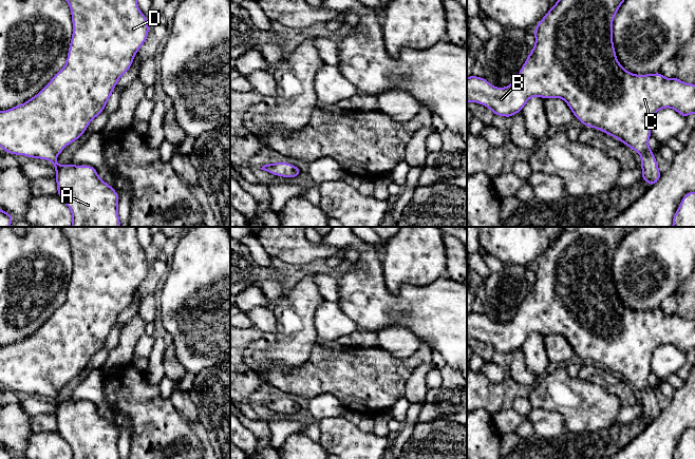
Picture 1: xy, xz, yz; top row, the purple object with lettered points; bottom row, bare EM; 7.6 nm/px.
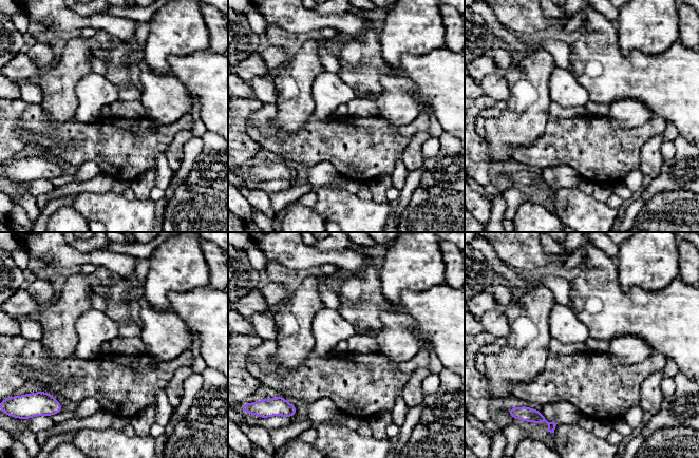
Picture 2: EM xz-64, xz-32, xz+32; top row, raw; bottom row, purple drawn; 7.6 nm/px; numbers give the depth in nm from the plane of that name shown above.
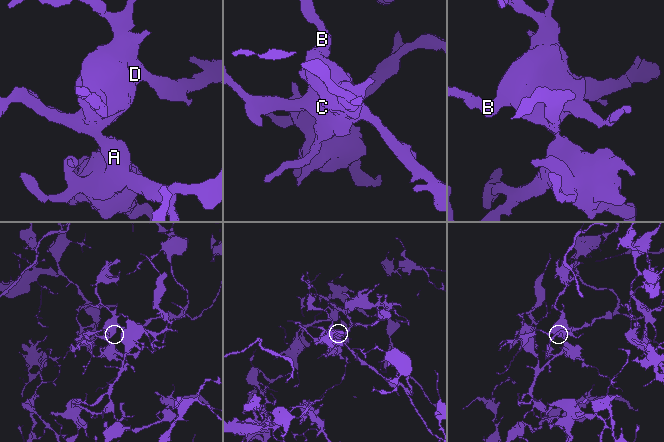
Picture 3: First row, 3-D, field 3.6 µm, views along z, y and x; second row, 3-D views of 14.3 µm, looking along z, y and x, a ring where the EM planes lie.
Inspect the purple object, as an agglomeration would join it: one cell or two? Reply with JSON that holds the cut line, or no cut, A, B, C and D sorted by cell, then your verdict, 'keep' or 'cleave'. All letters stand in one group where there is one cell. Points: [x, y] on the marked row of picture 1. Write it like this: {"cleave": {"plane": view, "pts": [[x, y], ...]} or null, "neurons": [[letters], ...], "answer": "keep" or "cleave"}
{"cleave": null, "neurons": [["A", "B", "C", "D"]], "answer": "keep"}

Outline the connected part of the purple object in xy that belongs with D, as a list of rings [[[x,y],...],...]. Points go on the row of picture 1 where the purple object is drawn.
[[[65,0],[71,8],[73,35],[65,65],[33,98],[8,111],[0,111],[0,147],[13,155],[48,159],[56,169],[57,191],[73,216],[71,227],[120,227],[118,194],[101,180],[92,166],[57,165],[56,157],[62,150],[79,139],[89,123],[104,110],[118,79],[132,65],[139,47],[149,33],[146,16],[139,11],[137,0]]]

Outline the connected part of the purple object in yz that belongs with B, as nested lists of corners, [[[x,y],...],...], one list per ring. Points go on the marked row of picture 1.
[[[558,0],[537,24],[533,32],[536,44],[515,80],[508,87],[495,88],[486,78],[470,75],[467,78],[467,103],[477,102],[489,108],[493,115],[512,117],[522,112],[526,102],[533,96],[564,99],[584,127],[598,129],[637,151],[641,156],[640,179],[652,187],[661,176],[655,155],[649,147],[652,118],[657,111],[664,108],[674,109],[684,118],[695,113],[695,84],[682,82],[676,76],[665,78],[660,72],[632,74],[620,64],[613,43],[613,19],[623,2],[624,0]]]

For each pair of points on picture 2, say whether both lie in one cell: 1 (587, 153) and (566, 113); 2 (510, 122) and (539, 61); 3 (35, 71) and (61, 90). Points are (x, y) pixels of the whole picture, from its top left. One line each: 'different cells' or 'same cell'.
1: different cells
2: same cell
3: different cells

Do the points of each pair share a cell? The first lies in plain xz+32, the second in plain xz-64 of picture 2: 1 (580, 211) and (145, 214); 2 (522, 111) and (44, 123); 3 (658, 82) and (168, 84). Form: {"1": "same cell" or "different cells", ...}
{"1": "same cell", "2": "different cells", "3": "different cells"}

